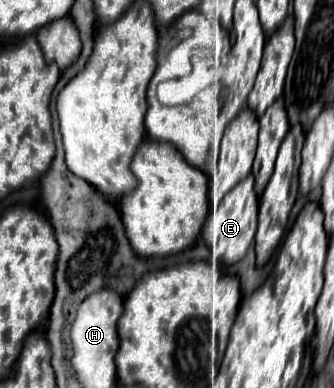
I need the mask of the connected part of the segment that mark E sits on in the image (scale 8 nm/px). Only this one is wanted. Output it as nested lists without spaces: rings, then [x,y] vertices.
[[[249,174],[221,200],[221,204],[217,208],[213,208],[207,214],[201,236],[207,242],[211,256],[215,254],[225,264],[235,264],[245,256],[249,244],[253,242],[255,230],[257,230],[257,204],[259,202],[257,202],[257,194],[255,194],[255,178],[253,178],[253,174]]]

